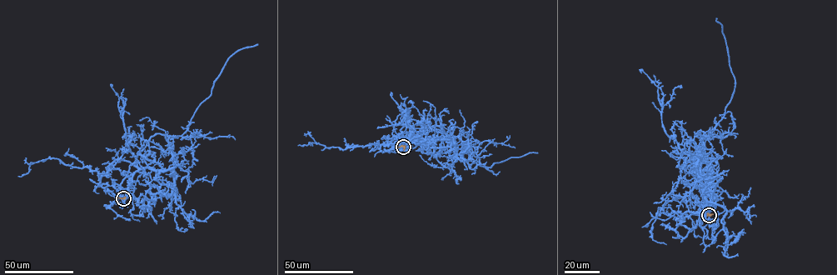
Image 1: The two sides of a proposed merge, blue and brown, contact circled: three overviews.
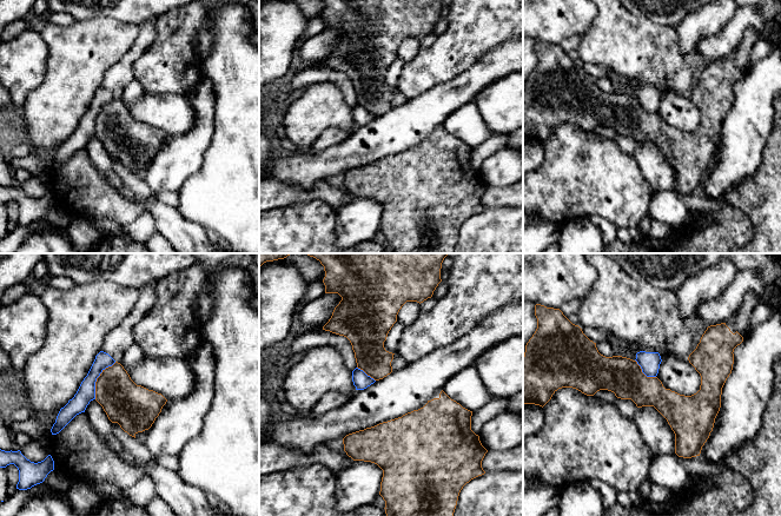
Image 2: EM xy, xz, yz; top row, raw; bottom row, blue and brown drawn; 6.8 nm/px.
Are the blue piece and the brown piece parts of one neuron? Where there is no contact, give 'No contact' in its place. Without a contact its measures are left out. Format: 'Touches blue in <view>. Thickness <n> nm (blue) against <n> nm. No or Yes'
Touches blue in xy. Thickness 130 nm (blue) against 300 nm. No

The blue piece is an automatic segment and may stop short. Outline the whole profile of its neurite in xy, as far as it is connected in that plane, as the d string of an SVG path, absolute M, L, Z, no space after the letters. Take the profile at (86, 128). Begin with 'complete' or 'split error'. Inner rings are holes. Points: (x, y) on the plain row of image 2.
complete; M100 87L87 110L81 118L77 130L68 139L60 145L55 159L53 160L52 171L59 170L77 151L85 148L91 137L95 135L95 118L100 110L115 97L106 88Z

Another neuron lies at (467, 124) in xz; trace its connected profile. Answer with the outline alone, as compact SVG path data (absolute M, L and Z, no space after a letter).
M474 101L455 110L445 119L443 127L472 148L492 135Z

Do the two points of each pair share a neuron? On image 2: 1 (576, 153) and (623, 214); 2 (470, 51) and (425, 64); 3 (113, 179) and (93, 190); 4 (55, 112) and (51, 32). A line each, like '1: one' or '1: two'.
1: one
2: one
3: two
4: one

